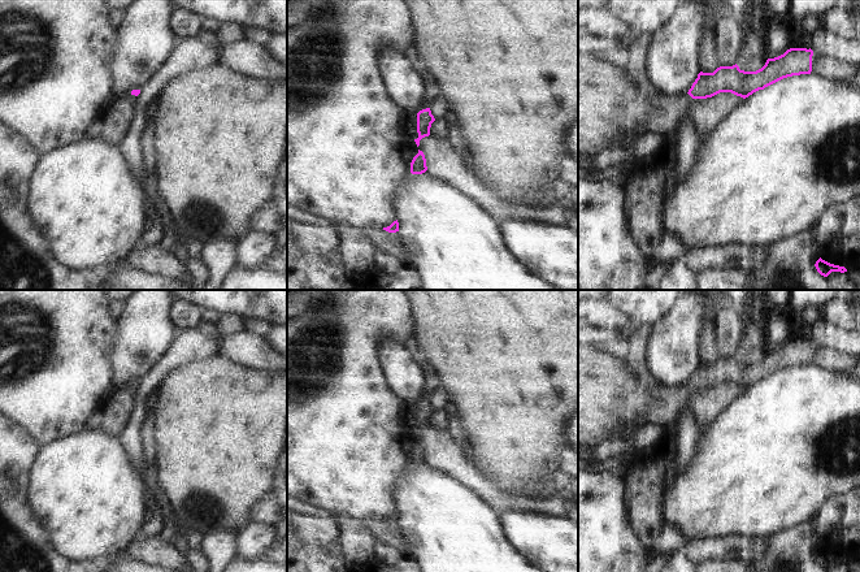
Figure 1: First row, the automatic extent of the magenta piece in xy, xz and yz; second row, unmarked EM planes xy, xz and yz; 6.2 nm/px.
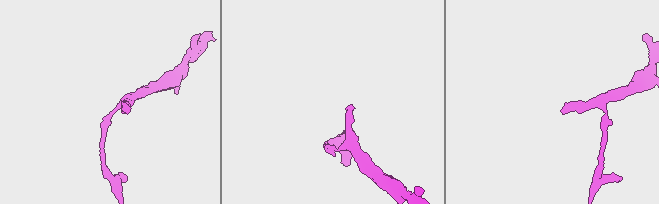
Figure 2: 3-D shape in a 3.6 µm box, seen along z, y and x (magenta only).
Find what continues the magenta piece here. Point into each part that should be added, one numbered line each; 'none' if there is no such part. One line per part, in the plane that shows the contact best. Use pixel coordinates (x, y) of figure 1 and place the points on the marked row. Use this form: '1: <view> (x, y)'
1: xz (433, 90)

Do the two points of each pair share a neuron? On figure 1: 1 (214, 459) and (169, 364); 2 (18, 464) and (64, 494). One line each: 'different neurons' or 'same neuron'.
1: different neurons
2: different neurons

